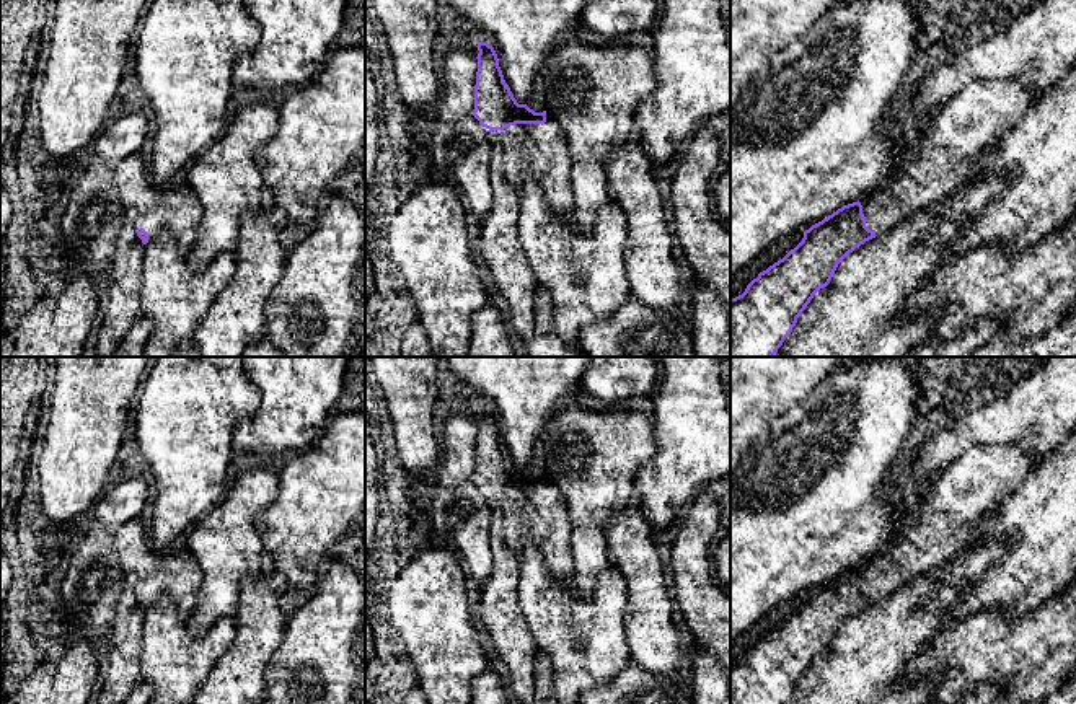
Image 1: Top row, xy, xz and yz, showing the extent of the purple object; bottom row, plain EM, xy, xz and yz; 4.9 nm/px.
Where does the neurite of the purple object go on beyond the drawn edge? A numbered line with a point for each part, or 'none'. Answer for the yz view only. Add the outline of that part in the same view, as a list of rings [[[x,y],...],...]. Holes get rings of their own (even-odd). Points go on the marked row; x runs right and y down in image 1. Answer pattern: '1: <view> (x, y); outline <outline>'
1: yz (978, 119); outline [[[1030,73],[999,81],[970,83],[936,116],[923,119],[919,145],[900,155],[889,176],[859,199],[866,227],[879,236],[916,210],[955,194],[972,176],[980,155],[998,148],[1027,109],[1043,95],[1032,93]]]

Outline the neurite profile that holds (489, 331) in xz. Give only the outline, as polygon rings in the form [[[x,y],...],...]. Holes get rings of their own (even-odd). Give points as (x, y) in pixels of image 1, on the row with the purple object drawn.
[[[487,301],[471,316],[471,339],[466,357],[517,357],[509,332],[509,323]]]

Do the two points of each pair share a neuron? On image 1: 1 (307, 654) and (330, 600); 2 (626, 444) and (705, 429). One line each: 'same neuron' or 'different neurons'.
1: same neuron
2: different neurons

